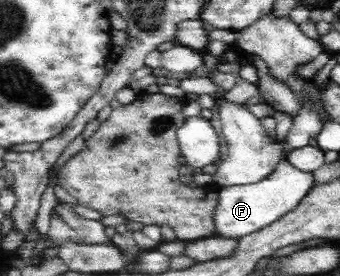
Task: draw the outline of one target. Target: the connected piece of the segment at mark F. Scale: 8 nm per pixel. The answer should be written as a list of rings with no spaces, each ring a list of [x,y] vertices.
[[[281,163],[274,174],[257,184],[220,188],[216,222],[221,237],[241,238],[273,224],[292,212],[315,186],[314,171],[301,170],[291,163]]]

